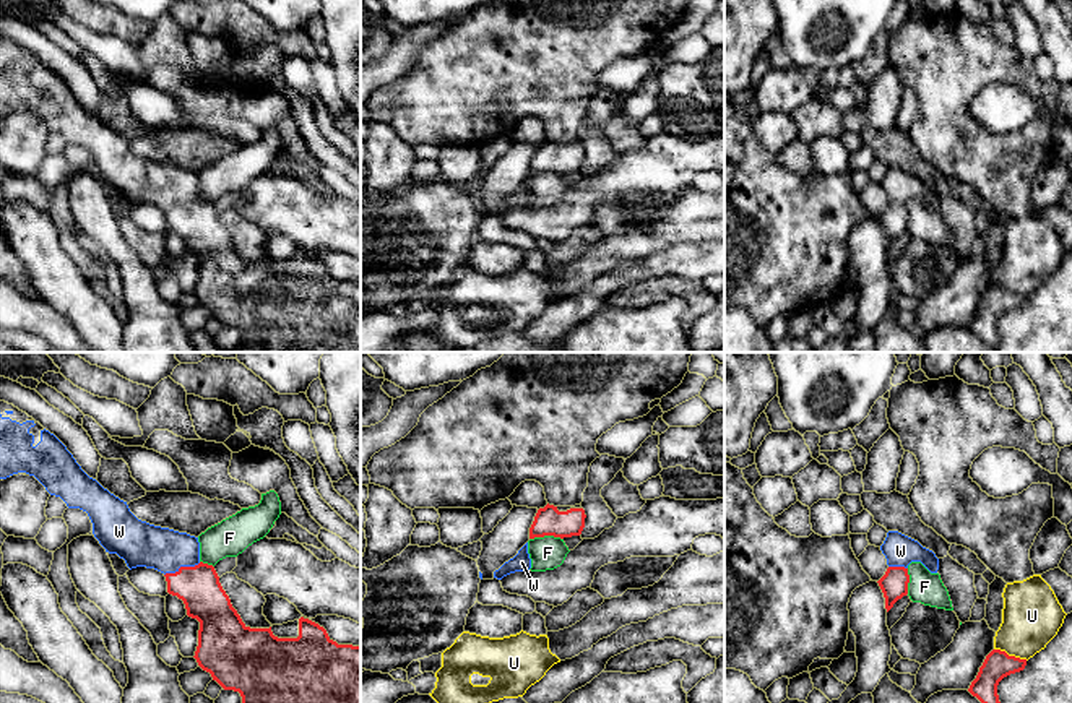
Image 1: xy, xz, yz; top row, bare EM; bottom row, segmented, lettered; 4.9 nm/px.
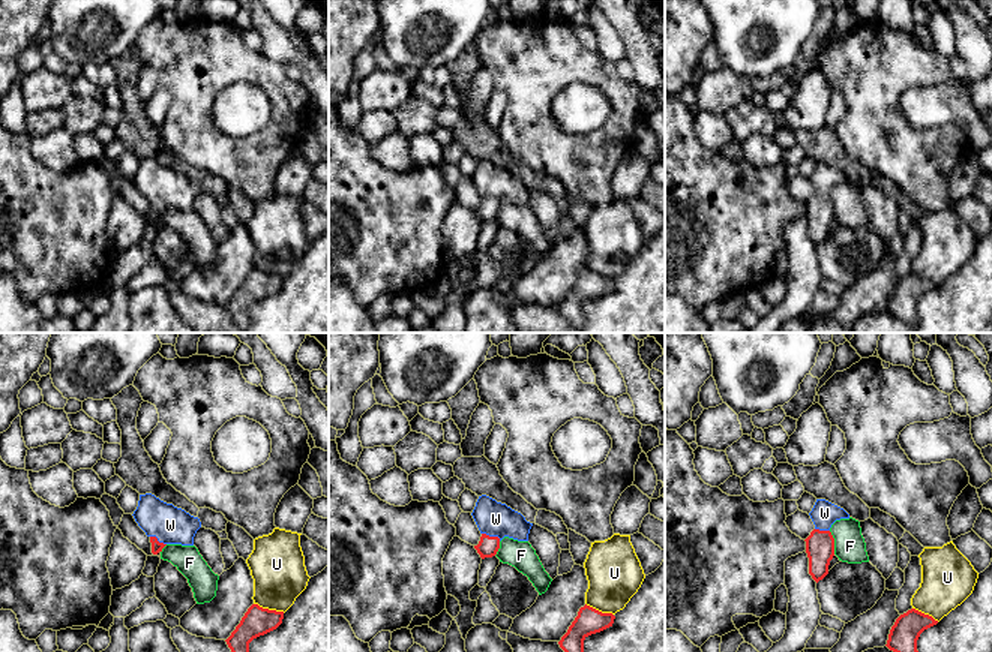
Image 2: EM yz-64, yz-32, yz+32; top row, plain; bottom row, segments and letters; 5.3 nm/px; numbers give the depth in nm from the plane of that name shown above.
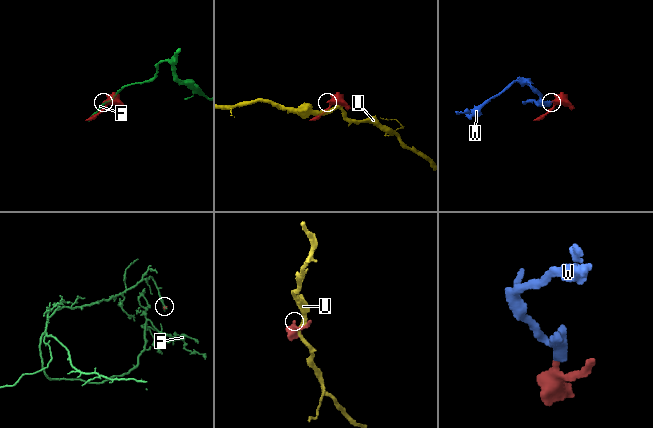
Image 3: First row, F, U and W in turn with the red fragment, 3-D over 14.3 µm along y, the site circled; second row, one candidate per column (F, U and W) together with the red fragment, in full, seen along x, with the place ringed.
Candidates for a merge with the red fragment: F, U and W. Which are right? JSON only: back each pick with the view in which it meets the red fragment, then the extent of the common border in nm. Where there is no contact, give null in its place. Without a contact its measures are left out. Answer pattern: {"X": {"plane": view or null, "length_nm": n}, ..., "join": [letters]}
{"W": {"plane": "xy", "length_nm": 200}, "join": ["W"]}

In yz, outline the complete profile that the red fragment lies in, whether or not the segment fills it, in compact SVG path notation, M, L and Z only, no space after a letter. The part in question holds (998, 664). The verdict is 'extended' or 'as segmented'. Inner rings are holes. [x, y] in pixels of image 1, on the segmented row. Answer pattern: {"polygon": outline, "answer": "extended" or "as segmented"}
{"polygon": "M992 649L986 656L968 692L981 703L1001 703L997 695L999 682L1010 674L1023 671L1025 666L1027 659L1009 656L1001 649Z", "answer": "as segmented"}

